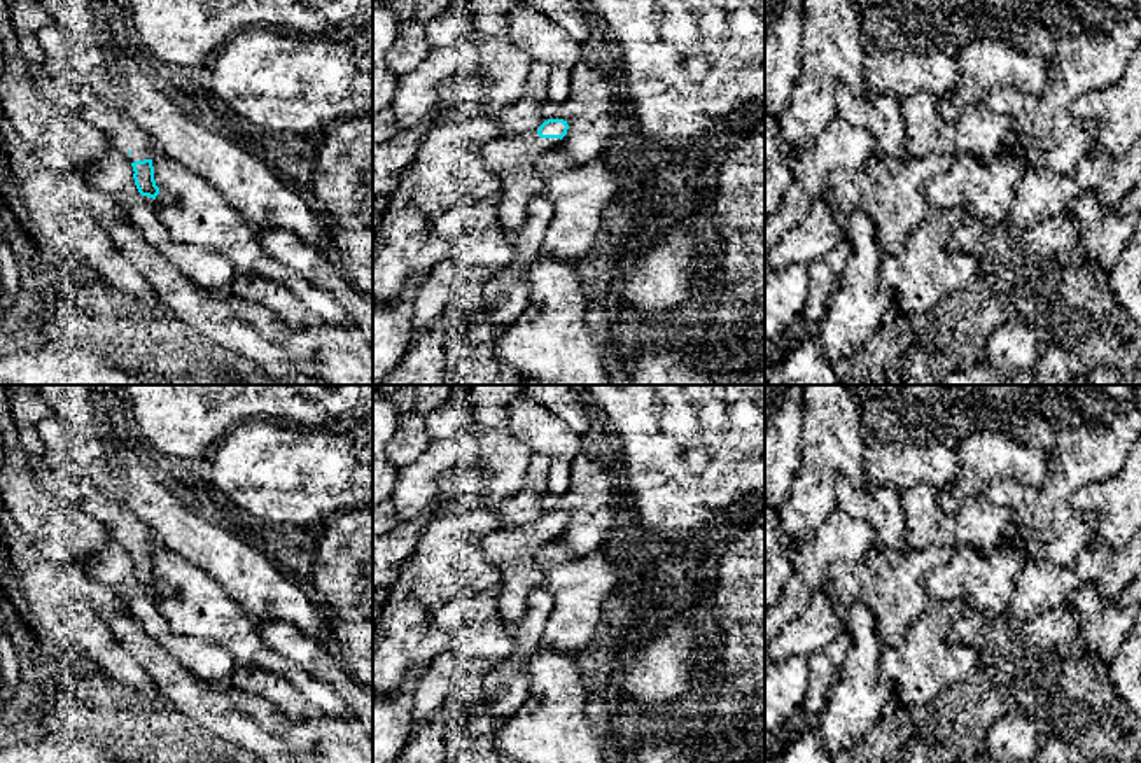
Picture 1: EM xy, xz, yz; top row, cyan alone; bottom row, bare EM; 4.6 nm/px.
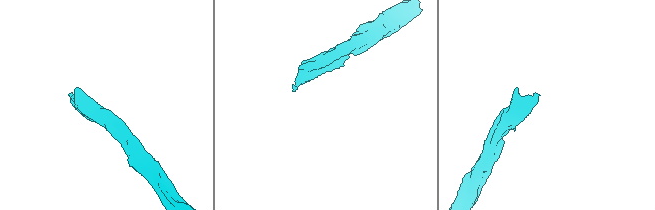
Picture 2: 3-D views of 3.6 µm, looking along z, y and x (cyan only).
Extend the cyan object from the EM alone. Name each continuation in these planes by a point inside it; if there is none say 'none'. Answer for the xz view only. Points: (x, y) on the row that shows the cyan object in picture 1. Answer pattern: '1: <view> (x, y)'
1: xz (511, 158)

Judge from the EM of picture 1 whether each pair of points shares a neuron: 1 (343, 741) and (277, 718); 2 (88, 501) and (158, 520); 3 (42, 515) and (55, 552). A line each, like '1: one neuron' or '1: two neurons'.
1: one neuron
2: two neurons
3: one neuron

